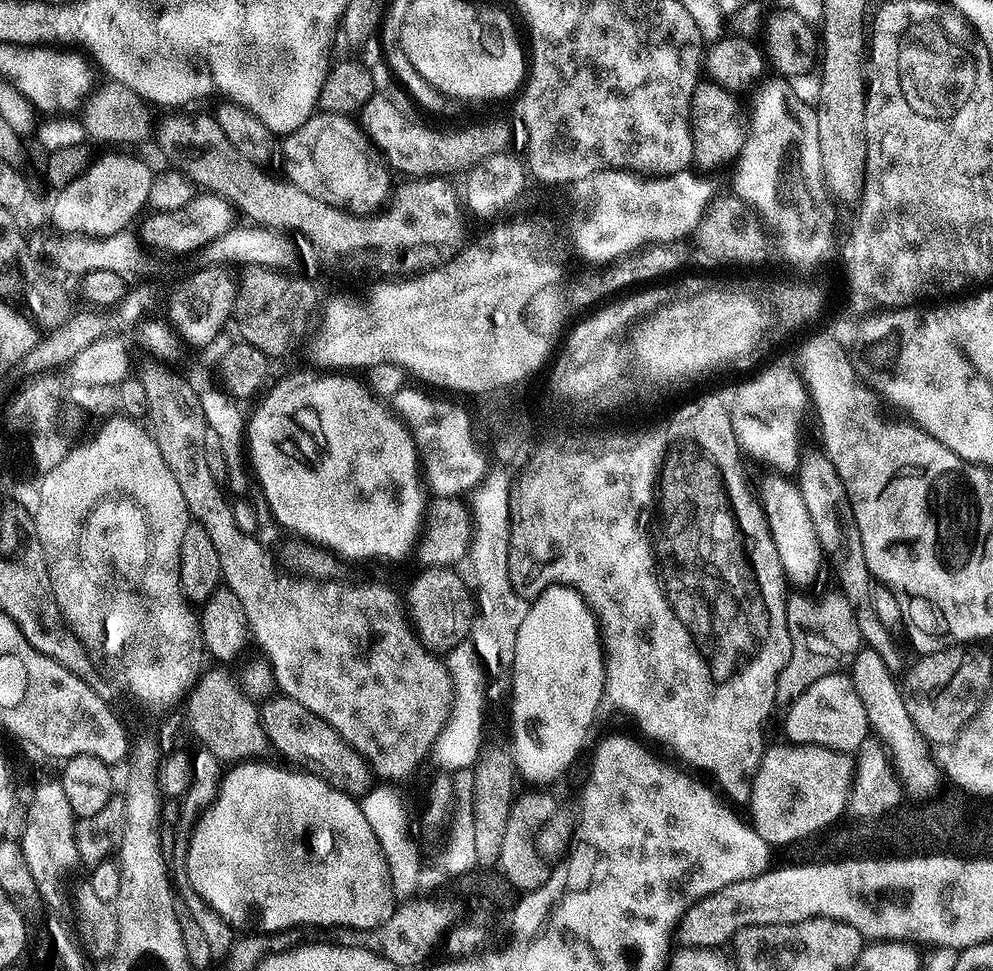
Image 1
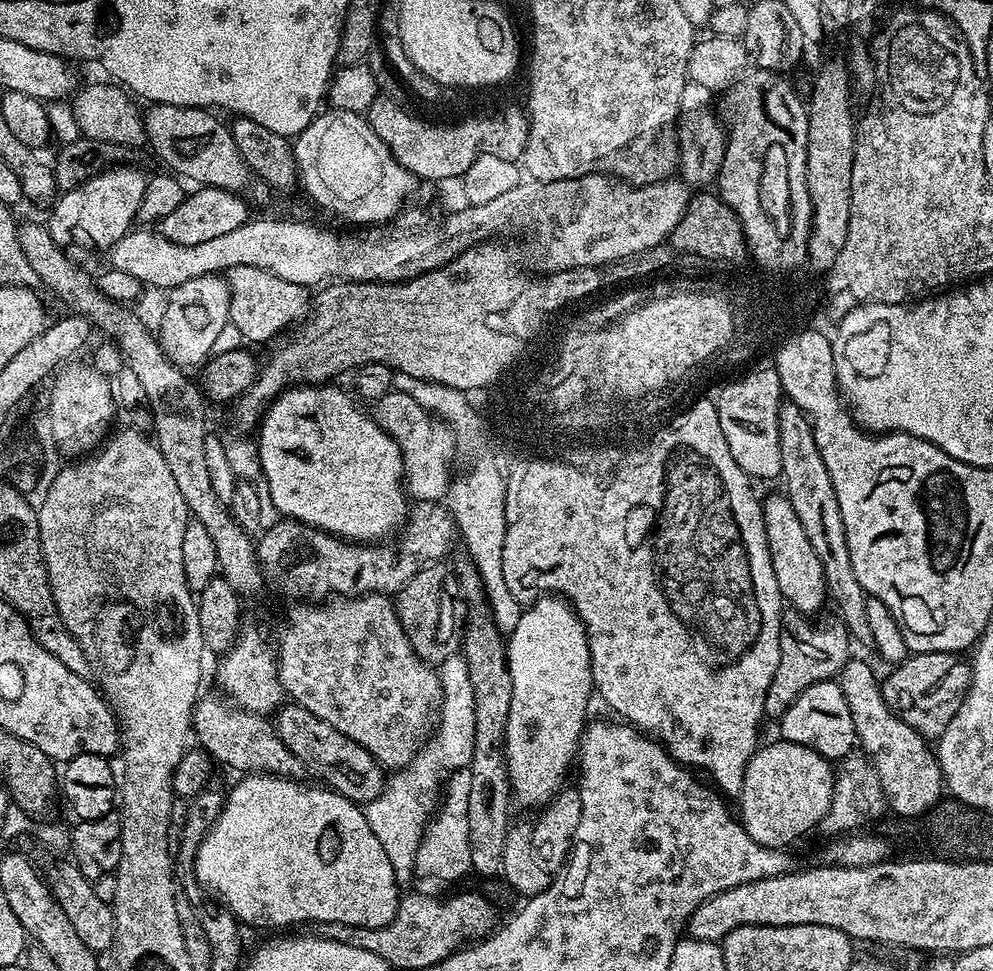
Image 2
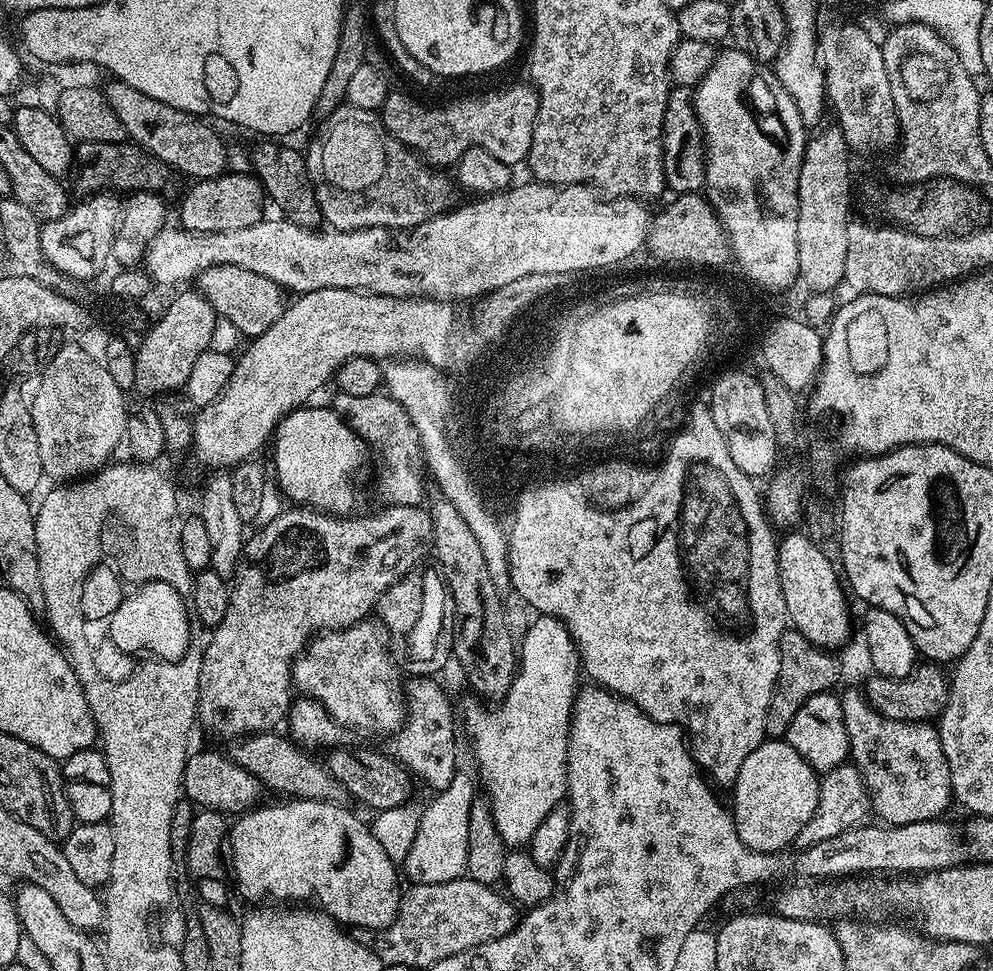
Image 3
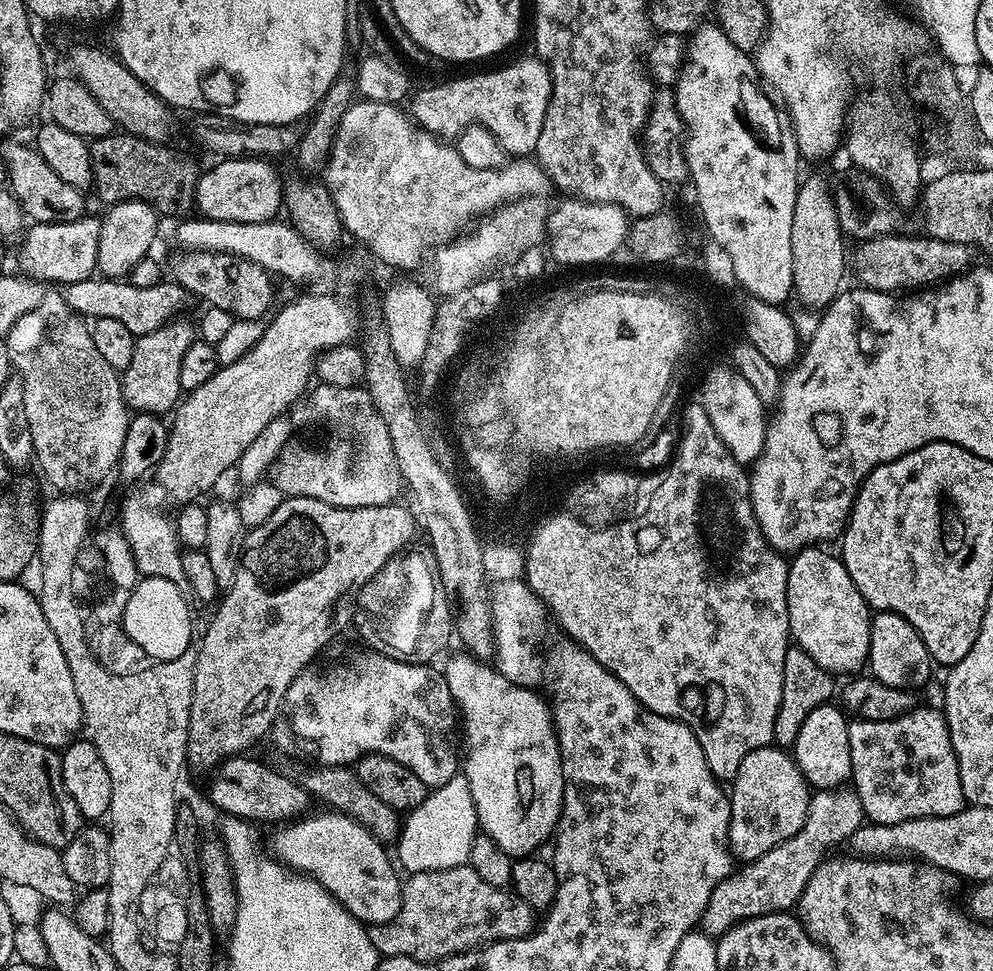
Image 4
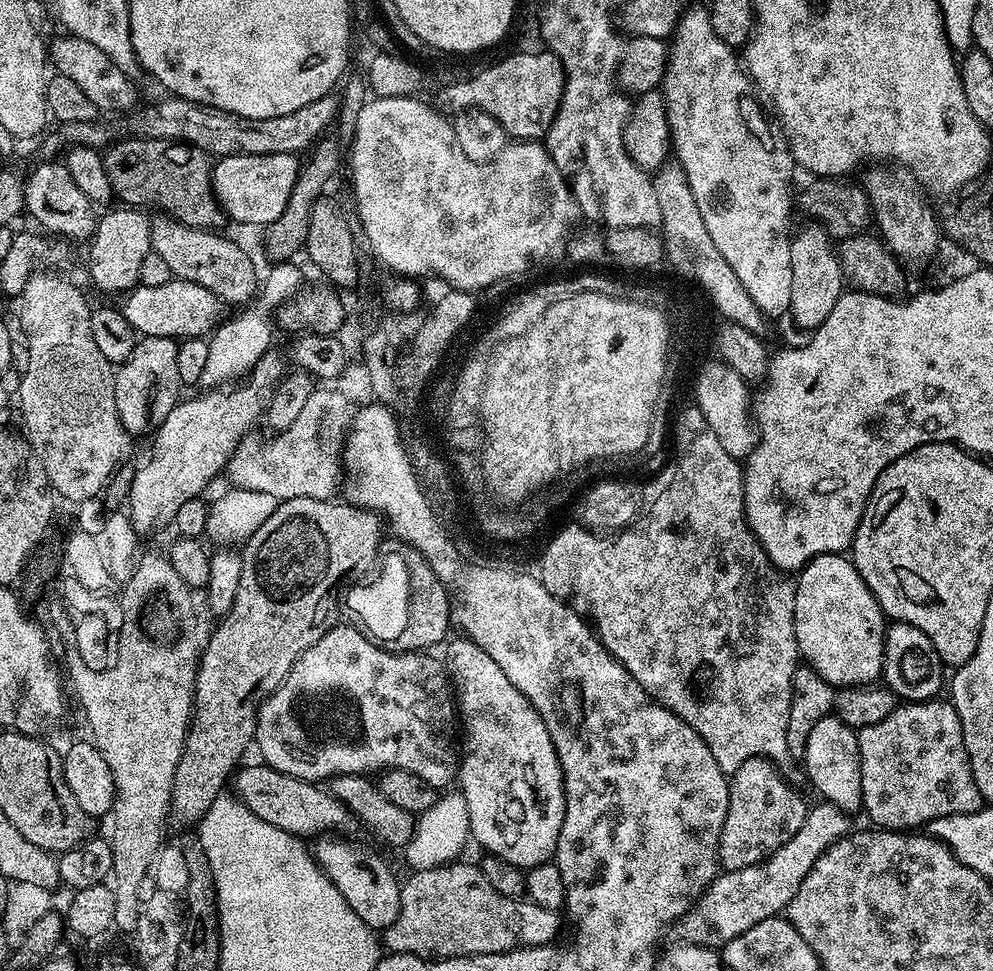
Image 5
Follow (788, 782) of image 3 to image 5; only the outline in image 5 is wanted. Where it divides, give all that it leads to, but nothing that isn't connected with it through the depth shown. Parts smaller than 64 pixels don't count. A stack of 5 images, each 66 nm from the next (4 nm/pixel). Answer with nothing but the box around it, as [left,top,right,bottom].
[716,756,809,872]

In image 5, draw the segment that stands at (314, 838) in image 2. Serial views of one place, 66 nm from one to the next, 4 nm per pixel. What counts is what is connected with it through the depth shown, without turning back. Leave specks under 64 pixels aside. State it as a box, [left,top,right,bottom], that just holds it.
[314,834,400,930]

